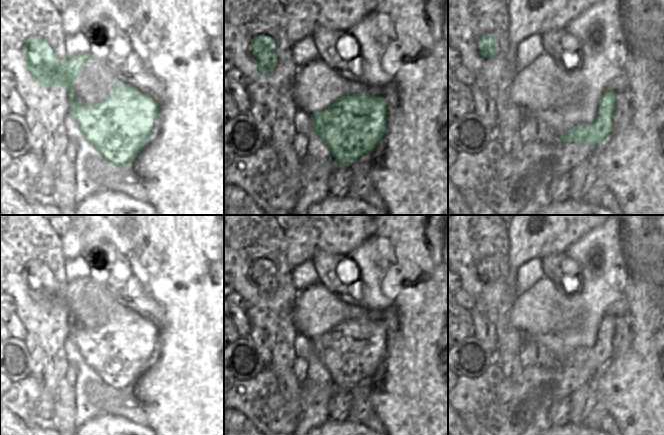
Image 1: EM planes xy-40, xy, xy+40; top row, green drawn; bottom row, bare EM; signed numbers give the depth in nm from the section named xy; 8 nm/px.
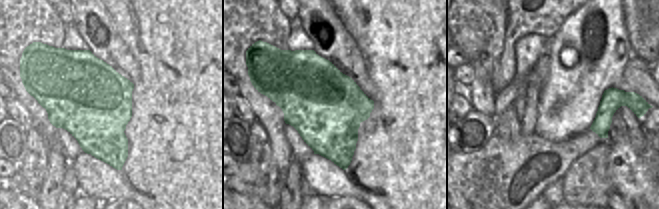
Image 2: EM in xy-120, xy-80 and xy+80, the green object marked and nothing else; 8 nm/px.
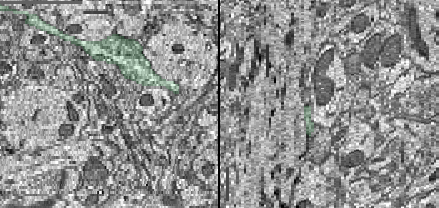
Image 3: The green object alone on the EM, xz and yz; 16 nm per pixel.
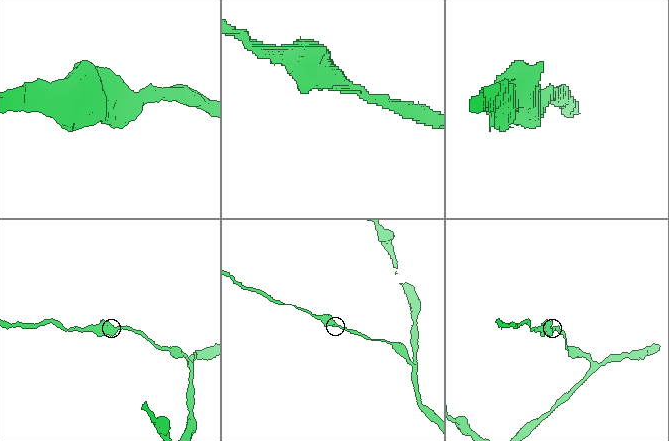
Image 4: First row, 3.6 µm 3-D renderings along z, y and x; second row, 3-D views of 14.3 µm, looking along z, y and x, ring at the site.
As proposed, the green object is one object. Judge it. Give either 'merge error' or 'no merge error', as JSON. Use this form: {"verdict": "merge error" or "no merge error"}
{"verdict": "no merge error"}

